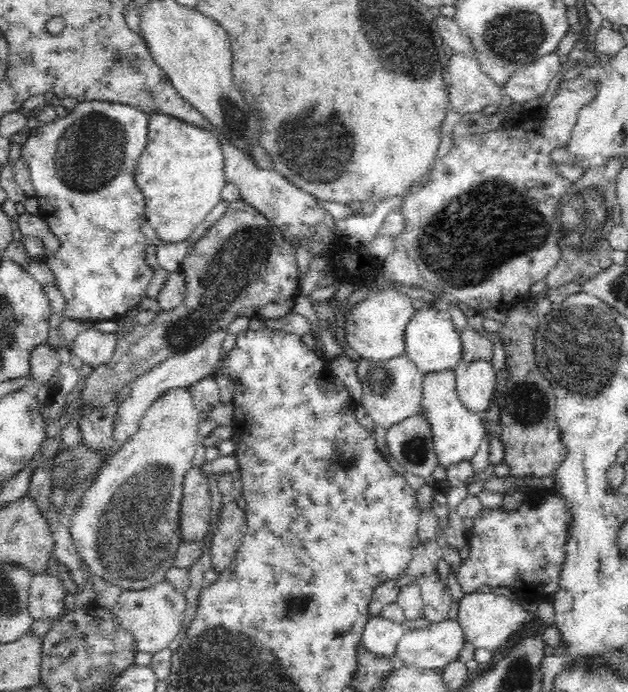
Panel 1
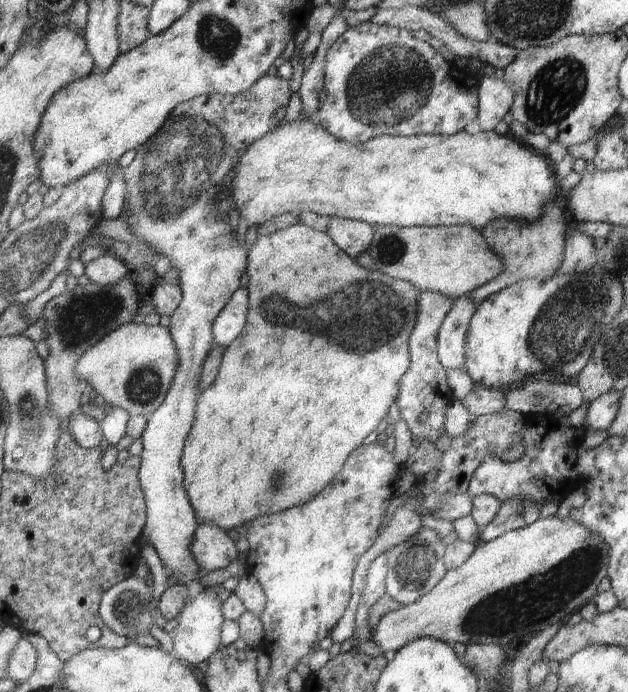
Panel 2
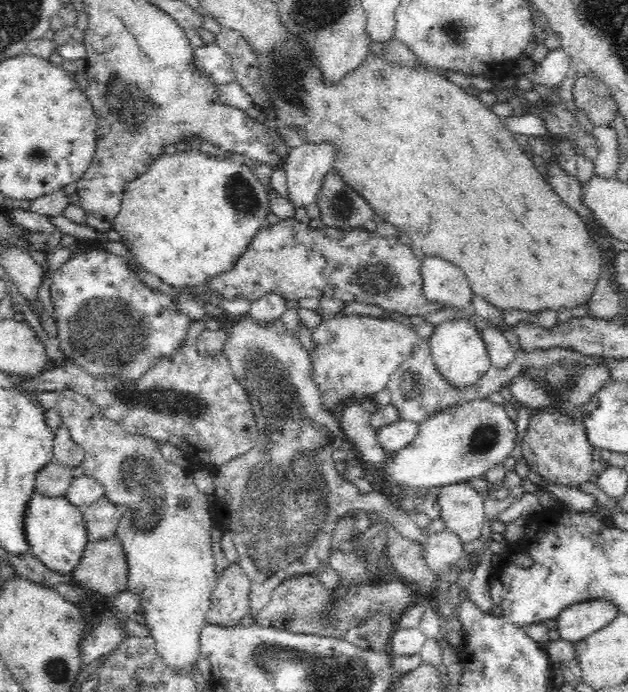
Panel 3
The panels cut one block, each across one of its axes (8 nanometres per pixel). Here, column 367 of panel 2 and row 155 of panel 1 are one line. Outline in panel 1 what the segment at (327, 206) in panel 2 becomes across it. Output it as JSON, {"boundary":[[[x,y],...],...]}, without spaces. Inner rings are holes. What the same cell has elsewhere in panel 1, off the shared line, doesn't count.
{"boundary":[[[162,113],[149,115],[148,142],[135,170],[135,181],[145,200],[145,219],[166,243],[188,240],[210,210],[222,201],[222,190],[227,183],[224,176],[224,155],[214,133],[176,117]]]}

